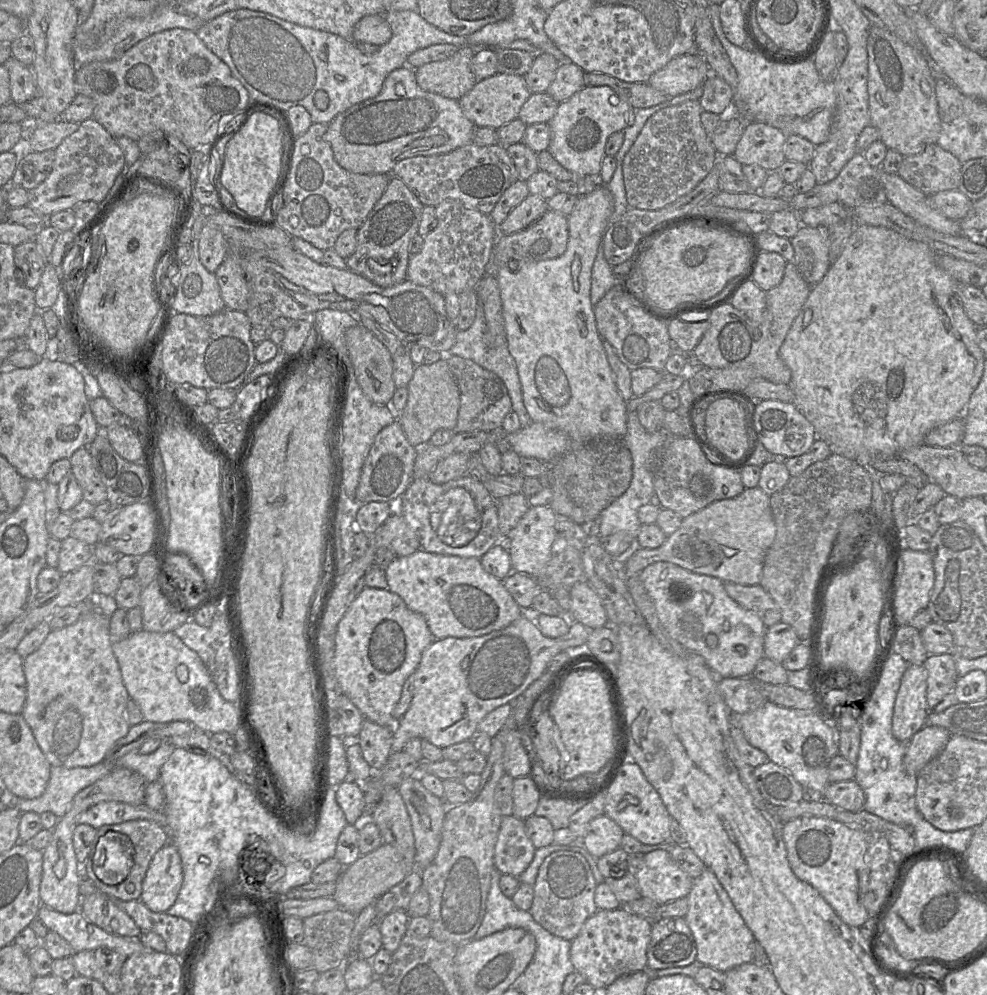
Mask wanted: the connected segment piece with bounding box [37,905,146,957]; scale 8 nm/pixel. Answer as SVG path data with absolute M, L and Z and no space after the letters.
M41 905L37 918L48 930L58 933L65 939L74 952L94 951L104 946L129 957L146 950L139 937L108 933L88 921L79 910L71 914L63 914Z

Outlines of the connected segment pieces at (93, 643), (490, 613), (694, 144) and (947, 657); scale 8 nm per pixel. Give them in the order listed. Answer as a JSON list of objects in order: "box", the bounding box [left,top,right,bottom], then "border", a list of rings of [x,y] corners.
[{"box":[21,606,130,768],"border":[[[96,606],[92,611],[84,611],[74,624],[61,629],[51,630],[41,646],[23,659],[23,671],[26,678],[27,697],[21,715],[31,728],[36,742],[51,766],[64,768],[94,766],[102,762],[105,759],[106,753],[115,742],[128,733],[130,725],[126,721],[125,709],[130,698],[123,684],[119,665],[112,651],[112,638],[108,629],[108,618],[105,618]]]},{"box":[384,549,524,639],"border":[[[419,549],[409,556],[395,557],[384,573],[388,591],[398,595],[409,610],[421,614],[436,639],[484,636],[508,627],[524,613],[505,588],[503,580],[487,573],[477,558],[441,555]]]},{"box":[623,100,718,210],"border":[[[699,100],[669,106],[645,123],[623,160],[623,179],[629,207],[656,210],[687,194],[711,171],[718,153],[701,123]]]},{"box":[923,654,959,711],"border":[[[950,654],[929,655],[923,666],[928,672],[927,706],[932,711],[950,692],[954,692],[959,679],[955,657]]]}]

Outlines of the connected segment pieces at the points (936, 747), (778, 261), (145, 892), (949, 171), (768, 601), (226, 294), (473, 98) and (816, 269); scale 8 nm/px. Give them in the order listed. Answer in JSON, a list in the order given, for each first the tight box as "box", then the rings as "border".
[{"box":[903,726,951,775],"border":[[[924,726],[907,743],[903,759],[906,772],[917,775],[946,746],[951,733],[939,726]]]},{"box":[751,251,786,292],"border":[[[758,251],[752,268],[751,280],[767,292],[782,281],[786,264],[785,258],[776,252]]]},{"box":[140,843,182,912],"border":[[[167,843],[149,864],[140,900],[153,912],[166,912],[175,903],[182,881],[181,857],[174,844]]]},{"box":[898,143,962,195],"border":[[[937,143],[922,152],[903,156],[898,175],[926,195],[957,190],[962,163]]]},{"box":[724,582,781,627],"border":[[[724,582],[724,588],[731,599],[756,613],[766,627],[781,622],[779,607],[760,584],[740,585]]]},{"box":[215,255,249,312],"border":[[[227,255],[215,276],[226,309],[245,312],[248,308],[249,286],[239,259],[234,255]]]},{"box":[458,73,531,129],"border":[[[497,73],[477,82],[468,93],[458,100],[458,102],[464,115],[476,127],[498,129],[518,118],[522,106],[531,94],[524,76]]]},{"box":[790,224,830,286],"border":[[[801,224],[801,228],[790,241],[794,248],[792,262],[804,280],[814,286],[830,268],[828,228]]]}]

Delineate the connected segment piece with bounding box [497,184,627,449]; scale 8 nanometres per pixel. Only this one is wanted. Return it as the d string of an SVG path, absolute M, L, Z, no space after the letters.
M605 184L596 187L590 193L579 195L578 202L567 217L569 240L566 251L561 256L533 262L523 262L511 259L507 264L498 268L497 271L508 349L517 365L522 385L524 405L534 422L543 423L550 429L562 431L567 434L572 440L572 449L579 449L586 442L598 437L623 438L627 432L627 402L624 401L614 380L613 372L604 349L603 340L597 329L594 306L591 303L592 267L596 258L598 246L602 242L603 236L608 228L608 220L613 212L613 206L613 195Z

